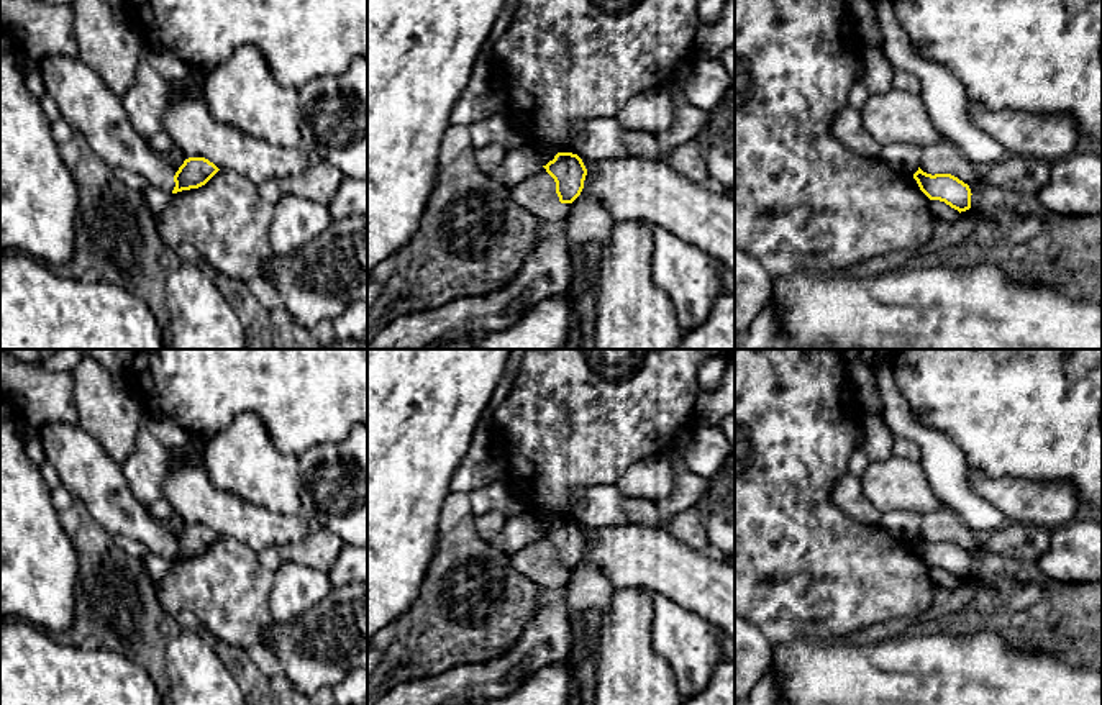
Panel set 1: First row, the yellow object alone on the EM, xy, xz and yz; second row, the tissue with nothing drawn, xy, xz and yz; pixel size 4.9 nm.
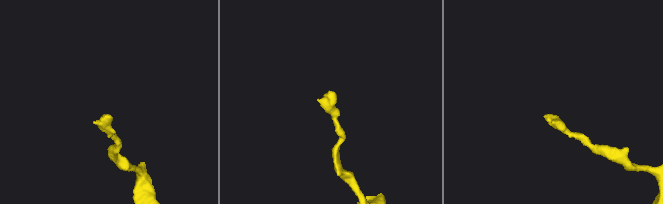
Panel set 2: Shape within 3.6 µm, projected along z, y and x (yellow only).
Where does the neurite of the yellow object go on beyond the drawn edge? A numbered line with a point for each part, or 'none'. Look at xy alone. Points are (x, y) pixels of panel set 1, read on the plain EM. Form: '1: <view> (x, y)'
none

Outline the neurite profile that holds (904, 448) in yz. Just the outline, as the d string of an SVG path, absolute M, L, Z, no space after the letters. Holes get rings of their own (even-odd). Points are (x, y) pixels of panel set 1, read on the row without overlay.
M897 438L892 446L892 454L900 457L900 459L908 459L908 461L920 461L922 459L922 449L920 446L908 438Z

